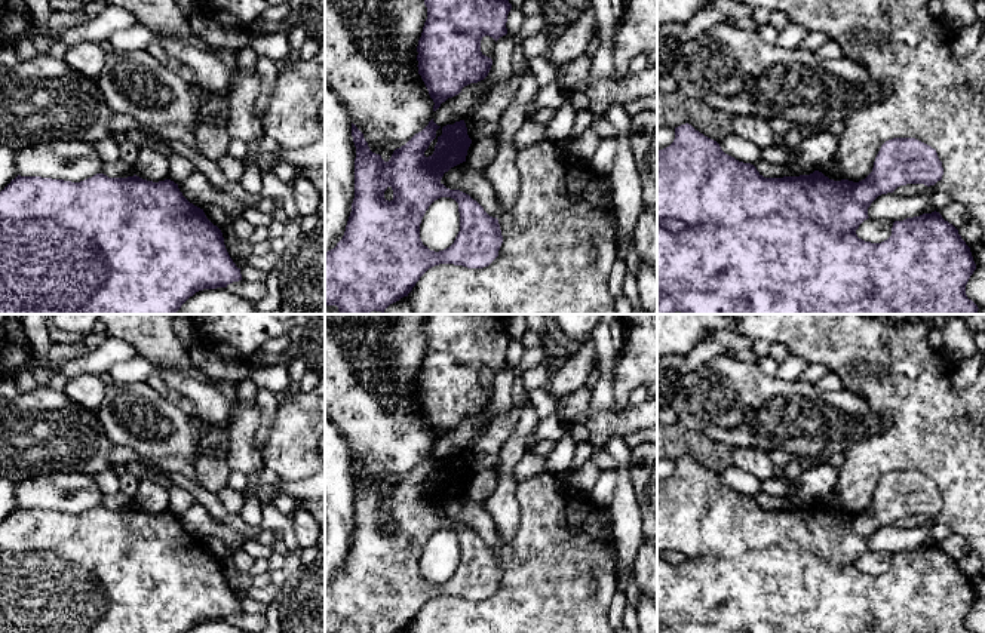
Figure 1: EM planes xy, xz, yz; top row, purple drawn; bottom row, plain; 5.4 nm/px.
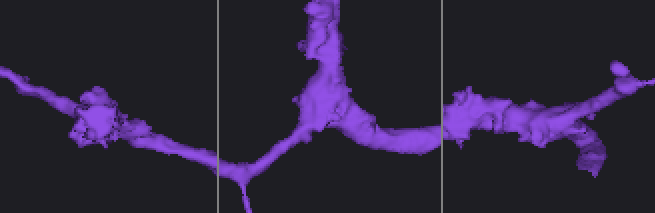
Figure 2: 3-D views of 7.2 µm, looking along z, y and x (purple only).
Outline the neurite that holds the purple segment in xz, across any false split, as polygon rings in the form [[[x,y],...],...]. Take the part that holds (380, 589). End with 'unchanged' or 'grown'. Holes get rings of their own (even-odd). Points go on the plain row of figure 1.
[[[432,451],[421,464],[396,480],[389,494],[369,482],[363,465],[353,455],[352,468],[356,479],[355,531],[343,571],[334,581],[325,584],[325,633],[399,633],[408,629],[420,609],[435,597],[454,596],[484,600],[498,589],[503,575],[498,551],[490,549],[469,526],[449,522],[441,514],[445,504],[466,494],[472,471],[464,452],[441,460]],[[441,529],[451,529],[458,535],[460,563],[449,580],[435,584],[423,577],[420,556],[429,538]]]; unchanged

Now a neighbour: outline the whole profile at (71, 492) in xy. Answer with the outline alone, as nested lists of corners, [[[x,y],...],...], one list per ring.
[[[49,473],[16,485],[16,504],[21,508],[42,508],[80,514],[102,504],[102,492],[92,476],[85,473]]]

